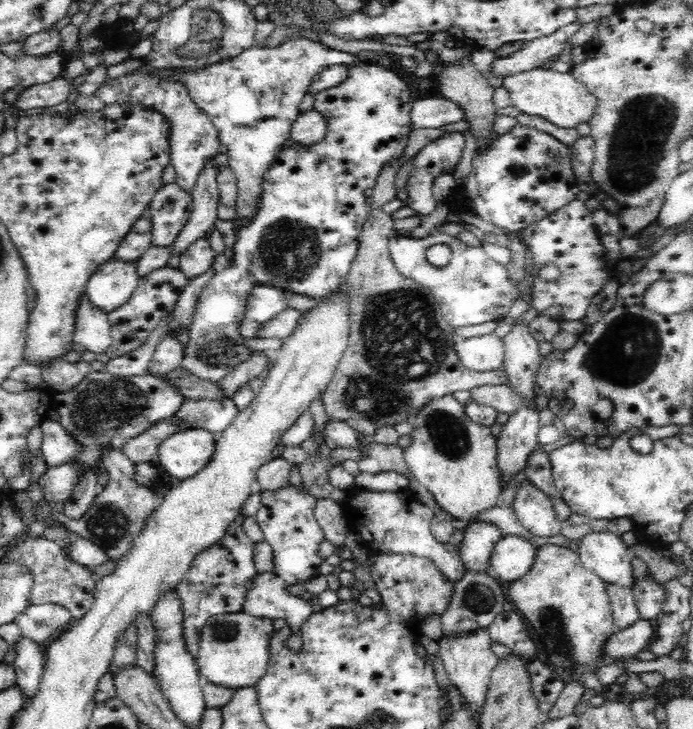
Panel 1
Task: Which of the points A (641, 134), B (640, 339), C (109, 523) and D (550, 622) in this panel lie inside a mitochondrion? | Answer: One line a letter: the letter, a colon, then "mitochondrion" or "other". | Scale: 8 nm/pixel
A: mitochondrion
B: mitochondrion
C: mitochondrion
D: mitochondrion

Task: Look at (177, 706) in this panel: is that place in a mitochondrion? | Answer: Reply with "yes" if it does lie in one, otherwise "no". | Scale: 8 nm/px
no

